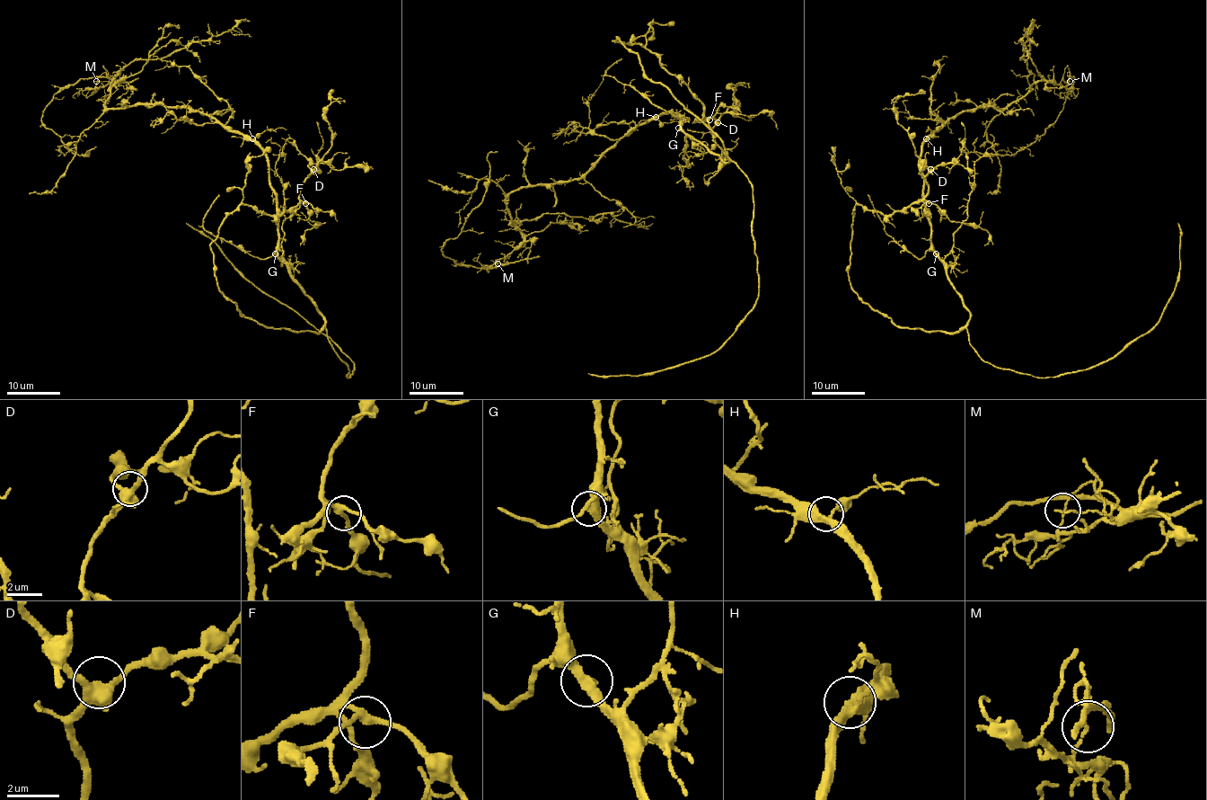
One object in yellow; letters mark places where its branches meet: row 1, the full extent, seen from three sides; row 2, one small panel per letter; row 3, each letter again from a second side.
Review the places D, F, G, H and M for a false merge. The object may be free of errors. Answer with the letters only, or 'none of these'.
M

